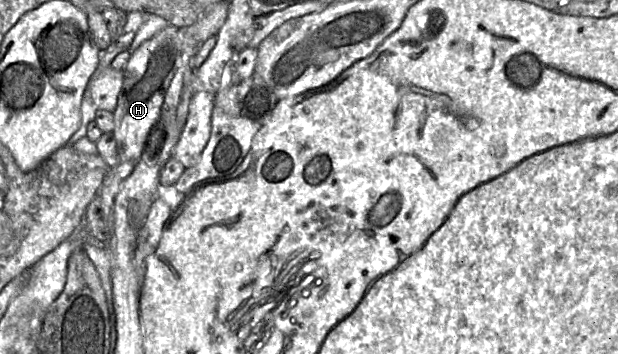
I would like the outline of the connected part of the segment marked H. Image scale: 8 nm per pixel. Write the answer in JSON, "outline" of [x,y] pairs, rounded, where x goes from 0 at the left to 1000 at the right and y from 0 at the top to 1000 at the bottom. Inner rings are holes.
{"outline":[[[273,68],[212,150],[184,322],[184,379],[194,458],[214,475],[231,432],[246,362],[259,342],[261,299],[293,181],[294,88]]]}

